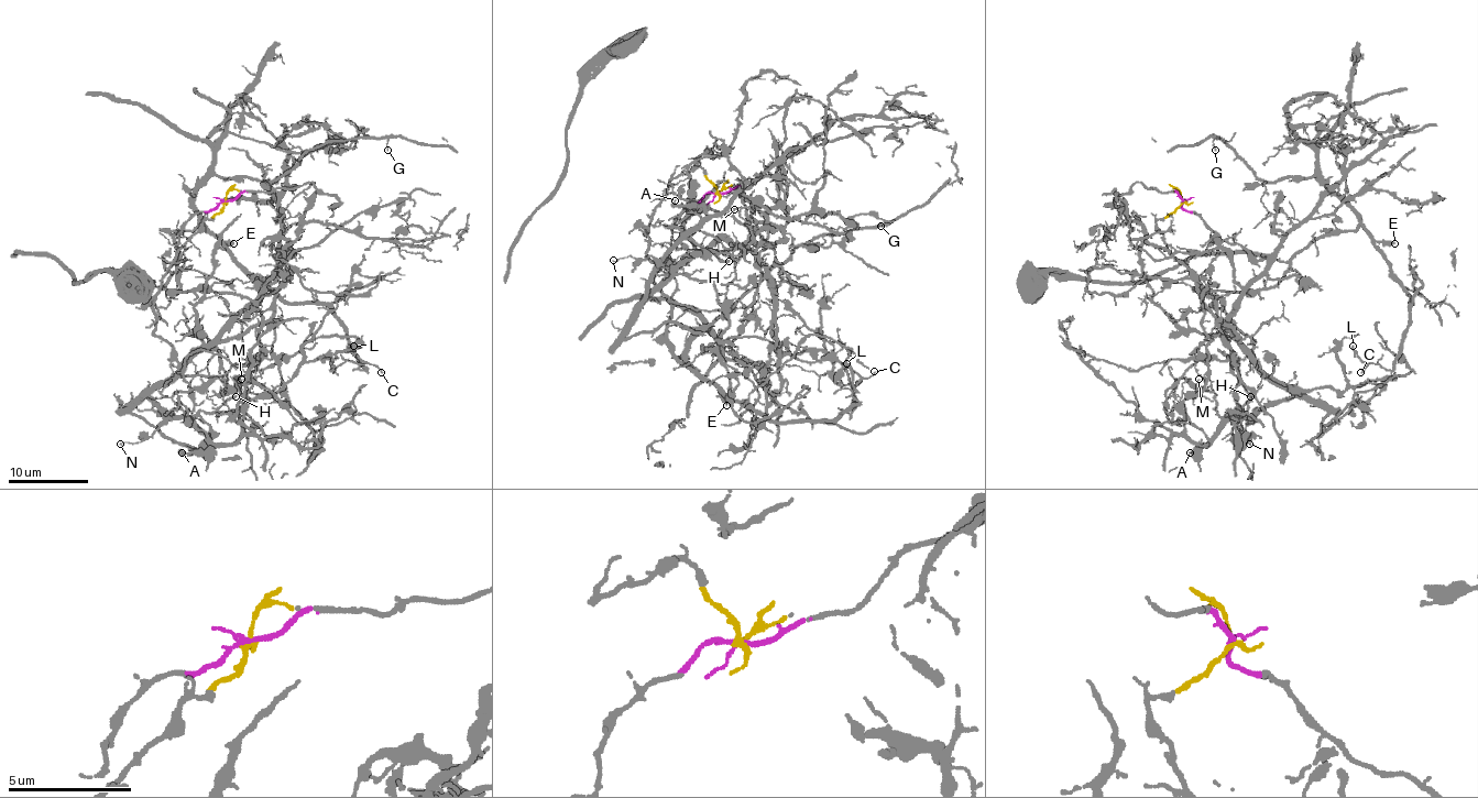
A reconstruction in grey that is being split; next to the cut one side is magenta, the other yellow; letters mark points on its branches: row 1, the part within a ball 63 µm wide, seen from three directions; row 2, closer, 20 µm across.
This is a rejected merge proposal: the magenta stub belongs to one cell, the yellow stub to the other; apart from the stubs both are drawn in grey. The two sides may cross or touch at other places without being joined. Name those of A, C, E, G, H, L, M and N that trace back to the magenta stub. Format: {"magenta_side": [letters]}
{"magenta_side": ["C", "E", "G", "L"]}

